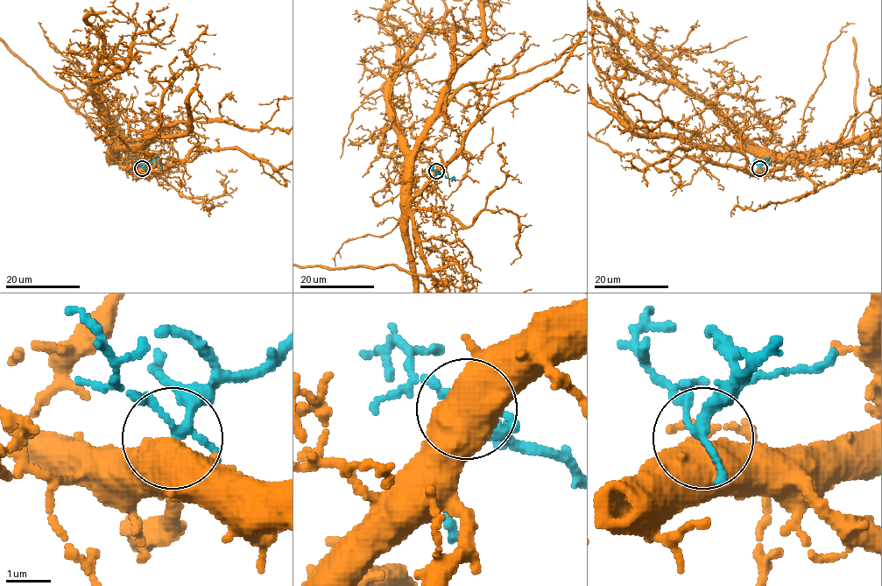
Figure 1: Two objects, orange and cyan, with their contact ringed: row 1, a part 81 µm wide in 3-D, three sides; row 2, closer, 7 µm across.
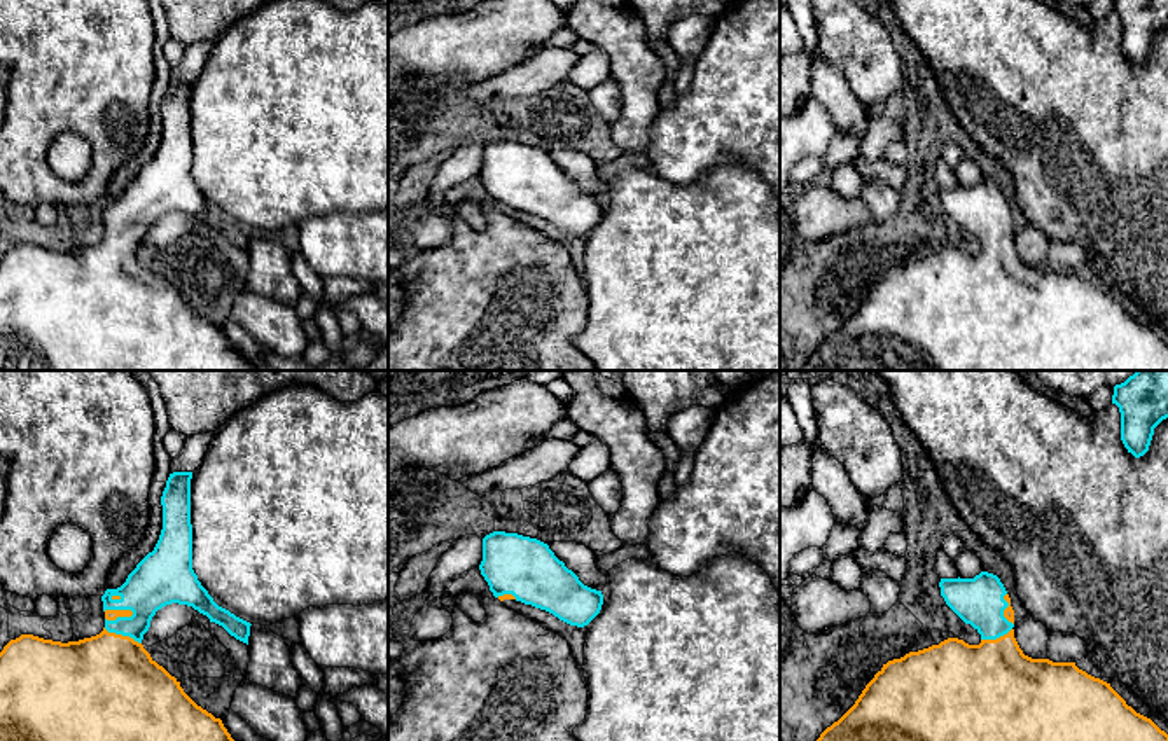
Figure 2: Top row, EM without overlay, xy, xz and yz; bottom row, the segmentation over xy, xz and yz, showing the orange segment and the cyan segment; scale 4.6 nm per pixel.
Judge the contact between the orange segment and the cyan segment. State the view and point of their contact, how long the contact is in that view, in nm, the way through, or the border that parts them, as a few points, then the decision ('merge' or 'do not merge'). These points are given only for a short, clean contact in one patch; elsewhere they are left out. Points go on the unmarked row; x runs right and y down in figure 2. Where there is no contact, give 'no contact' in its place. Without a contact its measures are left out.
meets orange in xy at (119, 219); contact 140 nm long; runs through xy (109, 222), (119, 219), (161, 186); merge

